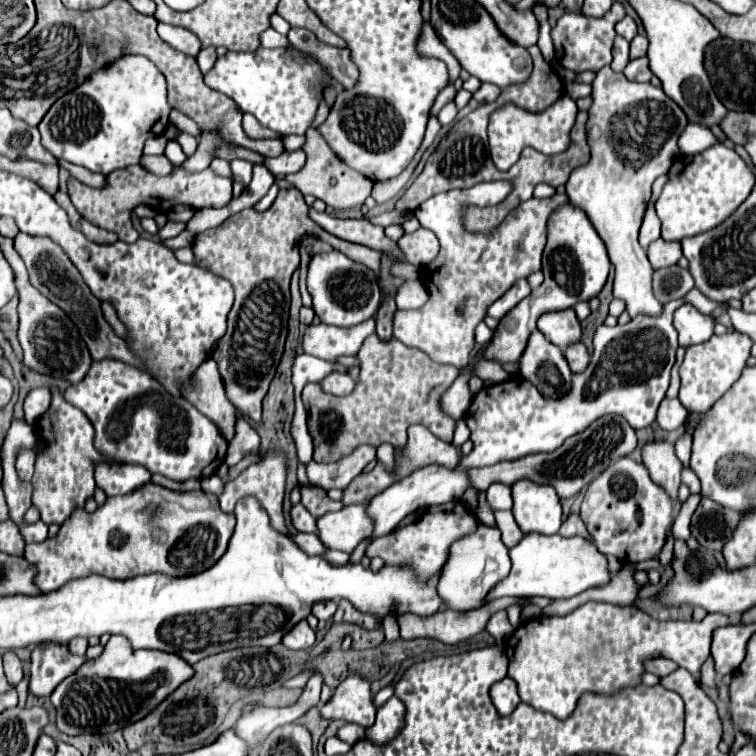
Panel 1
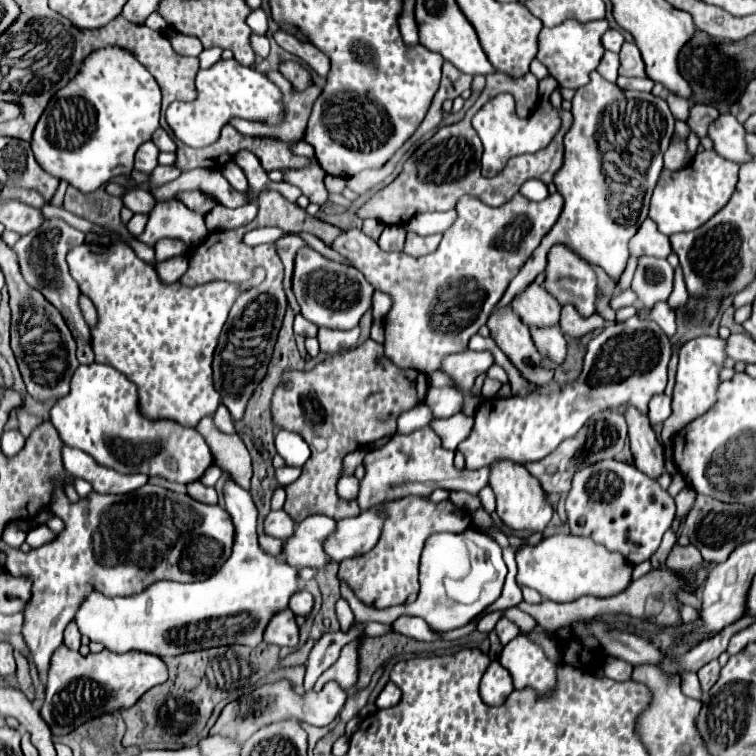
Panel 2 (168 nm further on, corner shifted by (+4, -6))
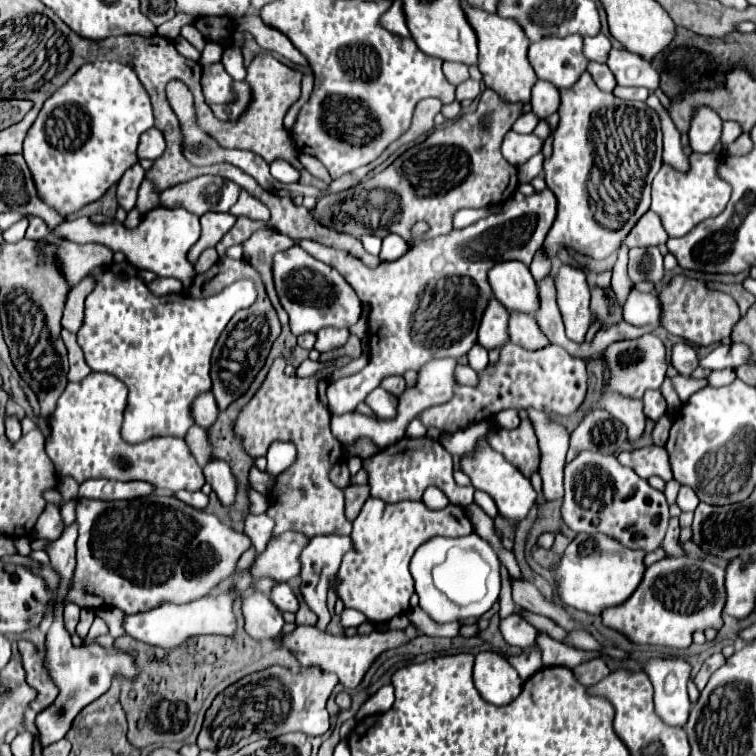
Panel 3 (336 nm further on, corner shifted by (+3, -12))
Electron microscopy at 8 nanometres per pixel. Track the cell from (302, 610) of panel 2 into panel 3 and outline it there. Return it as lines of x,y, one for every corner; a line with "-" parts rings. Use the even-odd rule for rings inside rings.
285,582
275,584
275,586
271,588
271,596
269,596
269,598
271,598
271,602
273,602
281,612
297,612
297,608
299,608
299,602
297,602
291,586
287,586

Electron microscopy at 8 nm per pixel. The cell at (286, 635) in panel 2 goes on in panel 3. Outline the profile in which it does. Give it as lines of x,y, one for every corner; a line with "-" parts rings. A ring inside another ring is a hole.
261,592
243,596
241,612
245,618
245,630
255,640
273,640
281,634
283,616
277,606

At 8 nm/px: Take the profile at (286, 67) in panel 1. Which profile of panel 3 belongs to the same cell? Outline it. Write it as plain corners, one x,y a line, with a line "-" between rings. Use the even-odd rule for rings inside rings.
221,62
203,66
203,76
201,76
201,86
207,104
227,104
235,98
231,92
231,82
233,78
225,72

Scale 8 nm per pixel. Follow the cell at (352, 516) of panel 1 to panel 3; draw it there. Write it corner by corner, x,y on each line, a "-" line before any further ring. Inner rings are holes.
283,532
269,540
265,552
257,554
249,572
253,572
253,578
267,576
275,582
289,582
297,578
301,570
299,554
307,542
309,538
299,532

